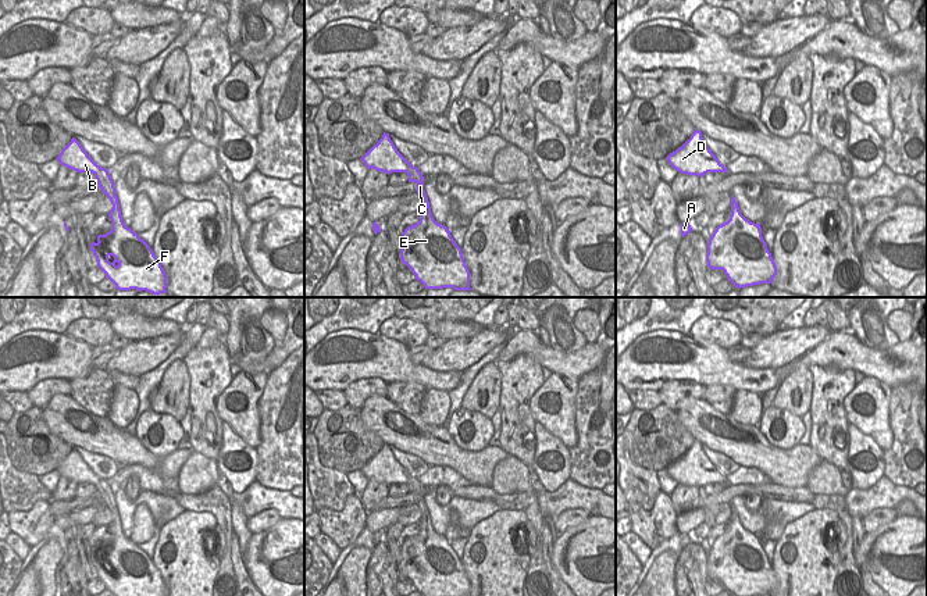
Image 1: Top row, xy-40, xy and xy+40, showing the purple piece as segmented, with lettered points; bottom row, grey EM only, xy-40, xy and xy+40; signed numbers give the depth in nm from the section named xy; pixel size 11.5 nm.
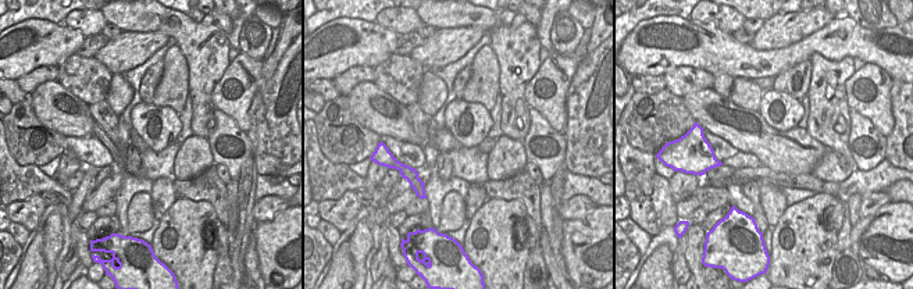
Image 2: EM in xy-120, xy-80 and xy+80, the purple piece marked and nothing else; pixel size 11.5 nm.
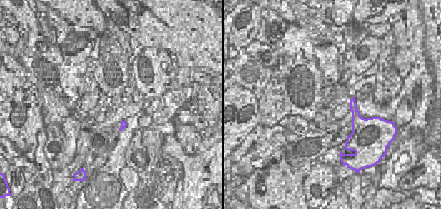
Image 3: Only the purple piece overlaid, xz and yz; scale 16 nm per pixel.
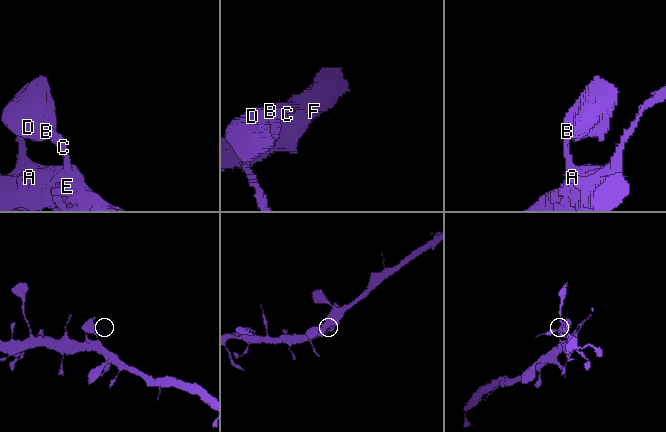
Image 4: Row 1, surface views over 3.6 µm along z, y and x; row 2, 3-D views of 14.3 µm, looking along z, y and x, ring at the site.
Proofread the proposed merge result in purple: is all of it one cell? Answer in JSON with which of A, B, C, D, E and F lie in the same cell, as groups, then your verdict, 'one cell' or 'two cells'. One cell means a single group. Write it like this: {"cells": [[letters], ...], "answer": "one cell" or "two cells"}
{"cells": [["A", "B", "C", "D", "E", "F"]], "answer": "one cell"}

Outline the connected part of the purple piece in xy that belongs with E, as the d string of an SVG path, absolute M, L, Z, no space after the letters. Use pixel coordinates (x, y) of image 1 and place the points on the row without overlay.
M389 445L382 446L361 470L370 481L386 483L406 483L409 493L417 495L421 511L420 532L407 538L400 547L400 570L416 590L423 596L470 596L470 582L461 560L450 547L450 542L438 535L424 502L423 485L413 478L395 458Z

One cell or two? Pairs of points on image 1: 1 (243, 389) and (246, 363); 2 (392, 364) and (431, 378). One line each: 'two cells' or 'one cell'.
1: two cells
2: one cell

